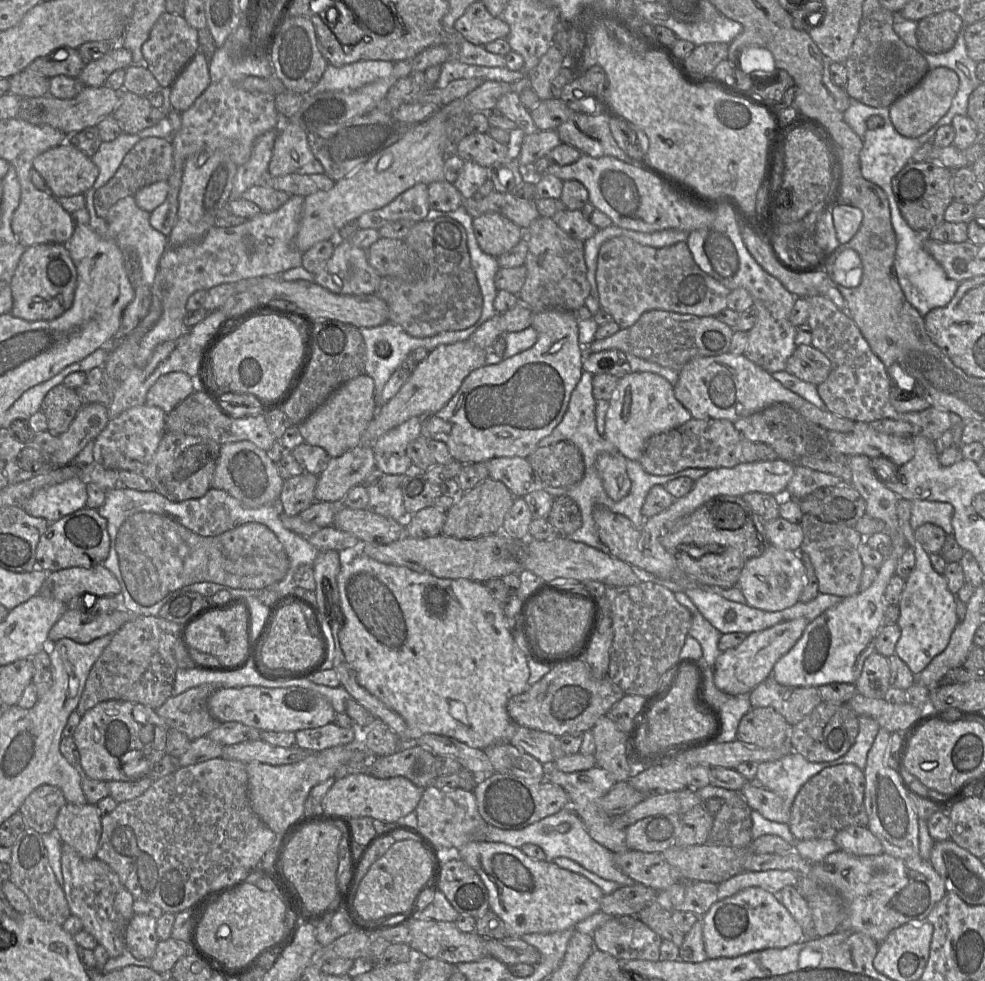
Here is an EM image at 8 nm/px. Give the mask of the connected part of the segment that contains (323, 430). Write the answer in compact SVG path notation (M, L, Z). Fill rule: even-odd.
M364 373L334 390L298 429L305 443L323 448L331 458L338 457L362 443L362 435L377 410L374 380Z

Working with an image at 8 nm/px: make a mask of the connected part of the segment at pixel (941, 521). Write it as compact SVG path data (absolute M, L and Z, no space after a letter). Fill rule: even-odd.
M915 500L911 503L910 526L914 531L919 526L930 523L942 528L946 535L953 535L953 513L954 508L949 503Z

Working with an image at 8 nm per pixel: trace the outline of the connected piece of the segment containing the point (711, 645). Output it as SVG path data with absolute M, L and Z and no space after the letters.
M685 592L675 593L675 599L690 611L692 621L688 635L700 643L703 653L702 659L714 668L716 659L722 652L718 647L722 633L703 617Z

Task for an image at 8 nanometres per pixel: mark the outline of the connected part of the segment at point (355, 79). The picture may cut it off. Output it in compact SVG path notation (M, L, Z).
M360 60L342 67L328 64L321 79L302 95L315 95L326 91L354 91L389 76L393 66L393 62L383 60Z

